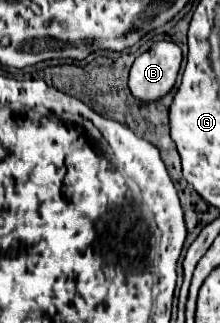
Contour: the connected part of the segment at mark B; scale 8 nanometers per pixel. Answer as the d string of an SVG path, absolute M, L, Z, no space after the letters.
M161 40L143 52L131 66L129 88L135 98L151 102L165 96L177 78L181 66L181 48L175 42Z

